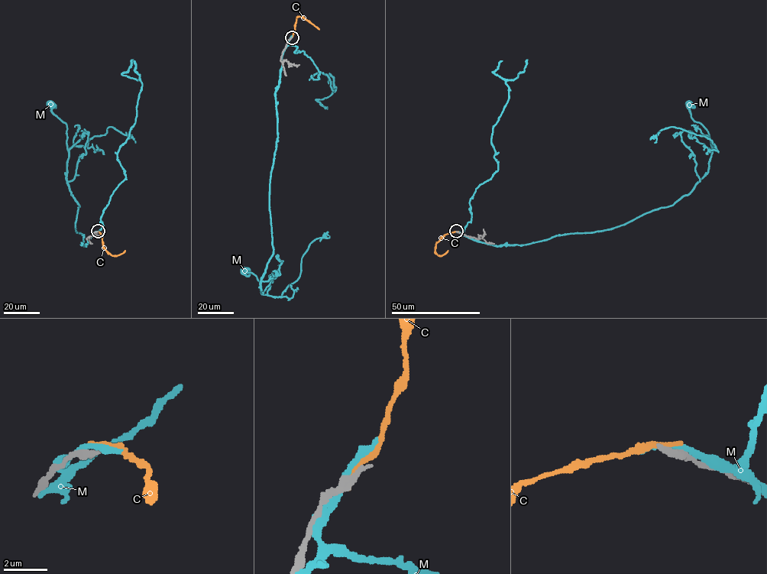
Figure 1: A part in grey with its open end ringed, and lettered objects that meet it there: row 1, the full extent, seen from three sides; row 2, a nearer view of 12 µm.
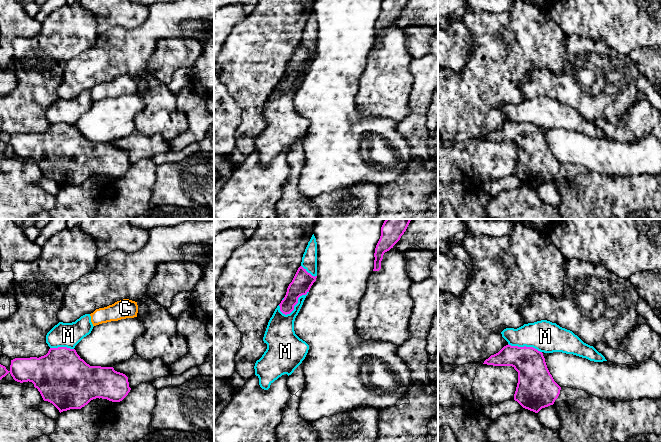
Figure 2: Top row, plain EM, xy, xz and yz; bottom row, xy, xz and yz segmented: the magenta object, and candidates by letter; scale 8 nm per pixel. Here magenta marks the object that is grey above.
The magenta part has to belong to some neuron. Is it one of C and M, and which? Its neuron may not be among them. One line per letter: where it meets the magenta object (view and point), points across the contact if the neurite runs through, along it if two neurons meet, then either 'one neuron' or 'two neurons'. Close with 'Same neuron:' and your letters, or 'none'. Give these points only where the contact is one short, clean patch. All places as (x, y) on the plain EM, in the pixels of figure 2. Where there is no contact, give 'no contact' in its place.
C: no contact; two neurons
M: meets magenta in xz at (294, 81); two neurons
Same neuron: none

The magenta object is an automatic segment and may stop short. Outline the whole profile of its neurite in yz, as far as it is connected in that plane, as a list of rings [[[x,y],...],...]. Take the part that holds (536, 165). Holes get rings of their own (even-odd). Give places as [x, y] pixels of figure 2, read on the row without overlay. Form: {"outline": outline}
{"outline": [[[508,120],[483,140],[512,142],[518,148],[514,176],[535,189],[553,181],[560,170],[561,163],[550,150],[543,129],[533,123]]]}

